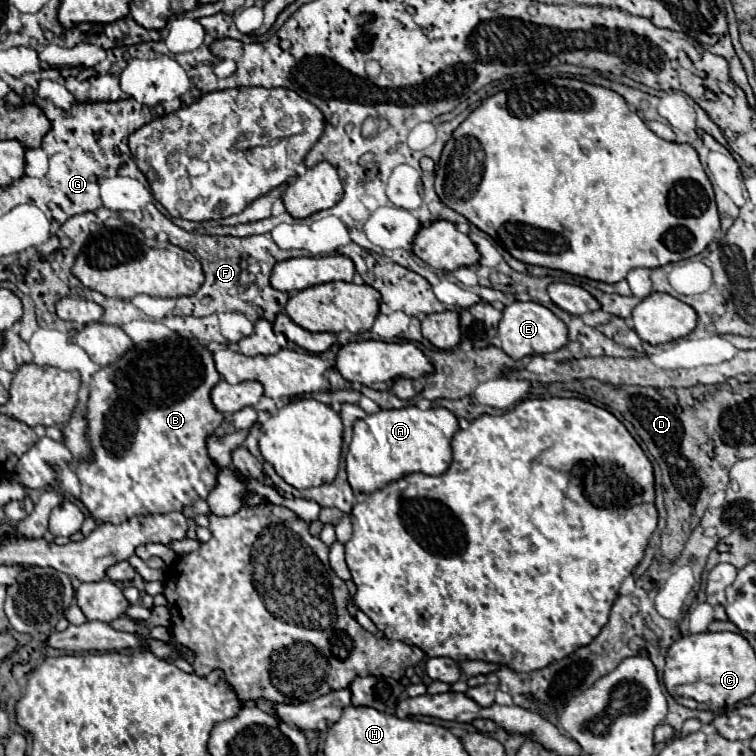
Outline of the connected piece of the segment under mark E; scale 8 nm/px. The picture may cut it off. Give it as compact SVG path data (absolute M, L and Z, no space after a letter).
M515 301L503 309L503 319L499 323L499 341L501 349L513 357L521 359L525 355L543 355L543 353L553 353L561 347L567 345L567 327L565 323L555 317L547 307L533 303L533 301Z

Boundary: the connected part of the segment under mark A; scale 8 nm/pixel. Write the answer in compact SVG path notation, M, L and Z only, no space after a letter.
M403 407L403 409L389 409L369 415L365 419L355 421L353 441L347 453L347 477L353 489L361 493L373 493L391 481L397 481L409 473L425 473L425 475L441 475L447 471L451 463L451 437L459 431L459 423L455 415L445 407L431 407L421 411L419 407Z

